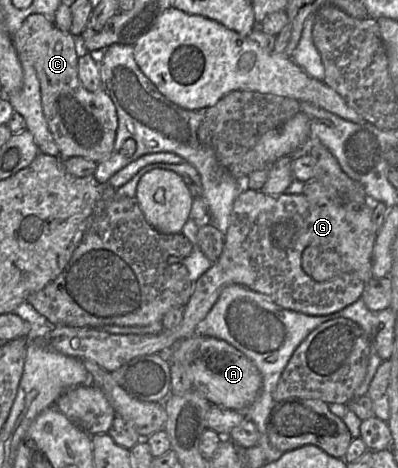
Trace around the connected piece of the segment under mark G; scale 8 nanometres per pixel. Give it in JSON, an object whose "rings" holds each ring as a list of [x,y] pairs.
{"rings":[[[317,180],[305,183],[303,193],[297,195],[283,193],[279,196],[270,196],[261,191],[243,189],[233,202],[222,254],[195,282],[179,325],[158,334],[145,335],[116,335],[91,327],[56,326],[30,339],[30,343],[39,343],[49,350],[81,360],[91,360],[111,373],[138,356],[164,353],[175,343],[197,333],[199,323],[216,303],[224,287],[230,284],[242,285],[268,296],[283,308],[308,315],[337,312],[361,298],[364,283],[373,278],[371,260],[377,238],[372,223],[373,208],[373,201],[368,201],[357,211],[347,210],[335,204],[324,186]]]}

